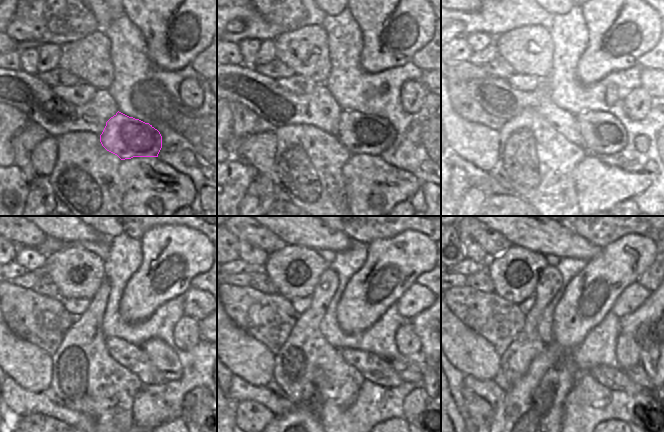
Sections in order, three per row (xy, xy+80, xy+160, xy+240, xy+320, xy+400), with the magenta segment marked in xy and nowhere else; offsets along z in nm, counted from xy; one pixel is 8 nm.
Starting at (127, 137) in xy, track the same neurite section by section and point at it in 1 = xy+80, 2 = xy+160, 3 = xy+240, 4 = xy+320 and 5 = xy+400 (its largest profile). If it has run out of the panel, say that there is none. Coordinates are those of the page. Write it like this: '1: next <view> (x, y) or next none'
1: next xy+80 (362, 134)
2: next xy+160 (603, 134)
3: next xy+240 (160, 353)
4: next xy+320 (409, 374)
5: next xy+400 (637, 373)

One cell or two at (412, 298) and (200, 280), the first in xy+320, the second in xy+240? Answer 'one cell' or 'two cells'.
two cells

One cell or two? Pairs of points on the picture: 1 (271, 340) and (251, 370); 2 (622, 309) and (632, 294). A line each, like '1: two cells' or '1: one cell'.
1: two cells
2: one cell

